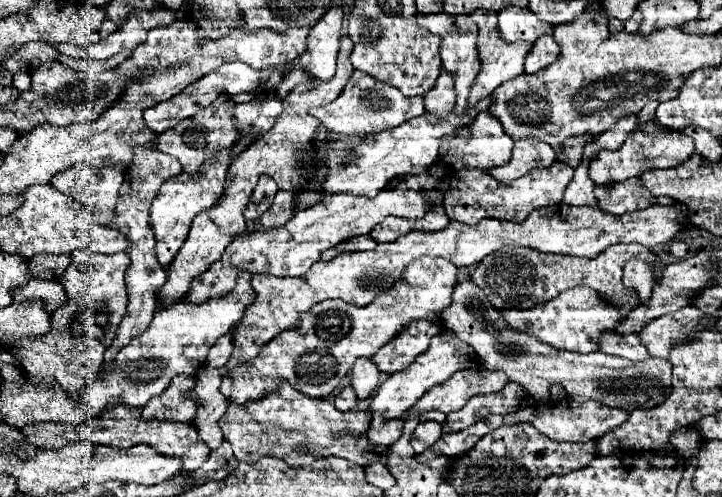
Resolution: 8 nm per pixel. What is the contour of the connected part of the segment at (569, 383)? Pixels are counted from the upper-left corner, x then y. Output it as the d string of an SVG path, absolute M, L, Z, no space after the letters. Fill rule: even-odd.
M473 281L457 283L451 305L441 313L447 329L451 329L461 341L469 343L483 367L489 371L503 371L509 381L523 385L529 395L543 403L549 399L553 383L561 383L569 397L575 401L597 399L609 407L625 409L651 409L661 405L671 391L671 363L667 359L649 357L641 363L631 363L623 357L611 357L601 351L579 355L569 351L557 351L535 337L521 335L505 325L495 307L483 297L483 291Z

